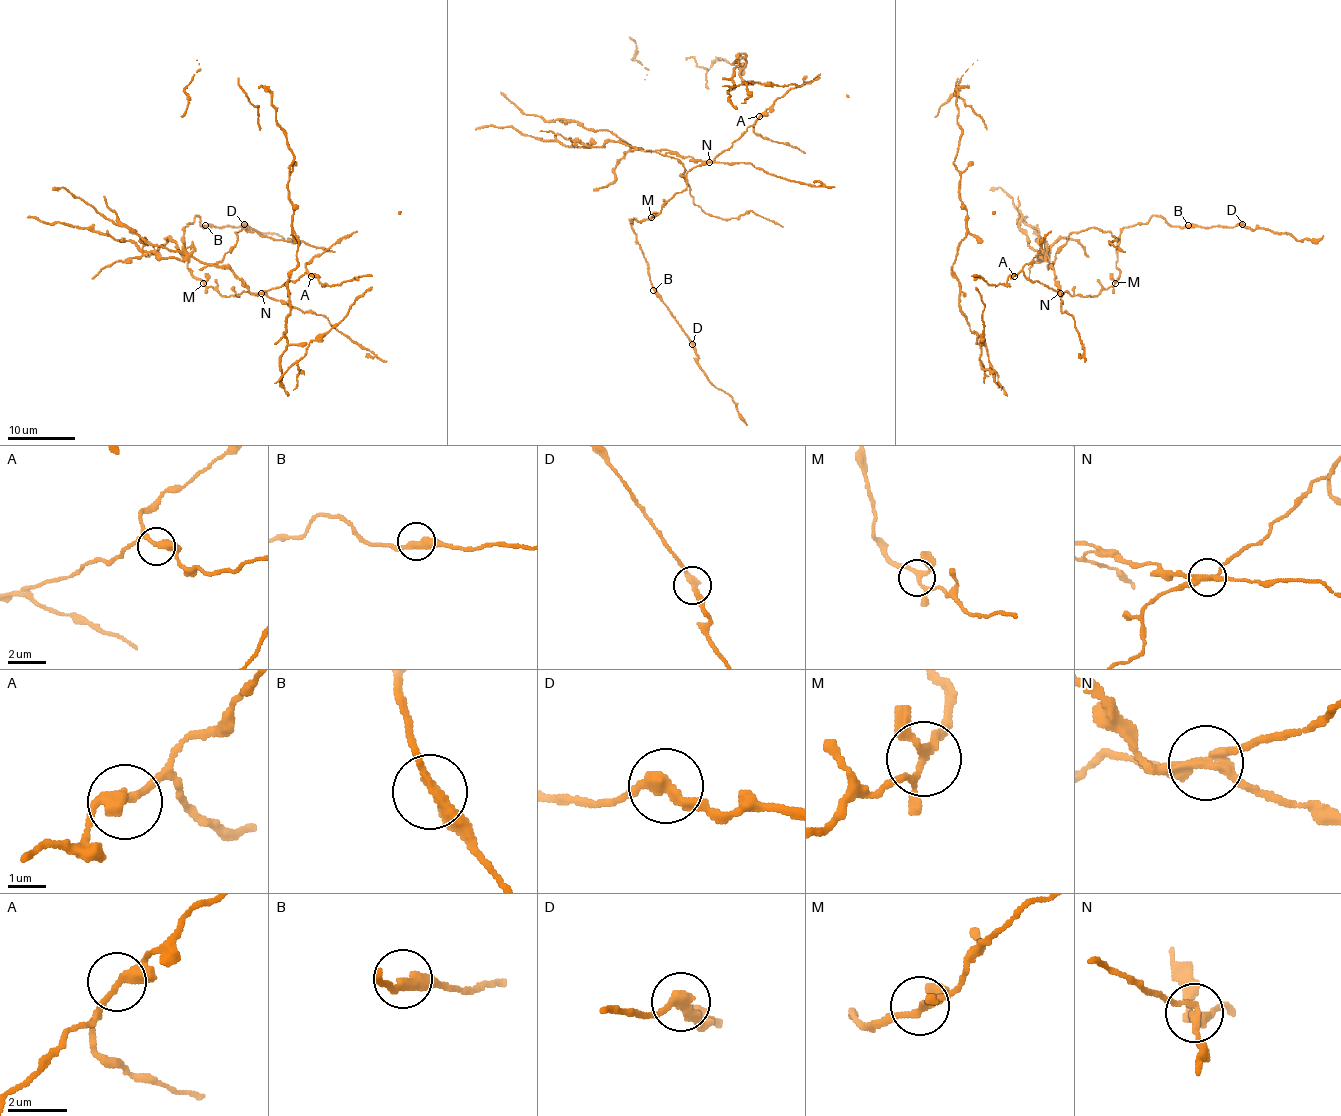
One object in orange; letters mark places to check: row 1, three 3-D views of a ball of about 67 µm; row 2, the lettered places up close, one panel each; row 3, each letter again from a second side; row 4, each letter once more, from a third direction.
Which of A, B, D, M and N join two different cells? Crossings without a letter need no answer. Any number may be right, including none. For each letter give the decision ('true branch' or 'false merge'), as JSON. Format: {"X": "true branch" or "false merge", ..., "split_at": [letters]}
{"A": "true branch", "B": "true branch", "D": "true branch", "M": "true branch", "N": "false merge", "split_at": ["N"]}

